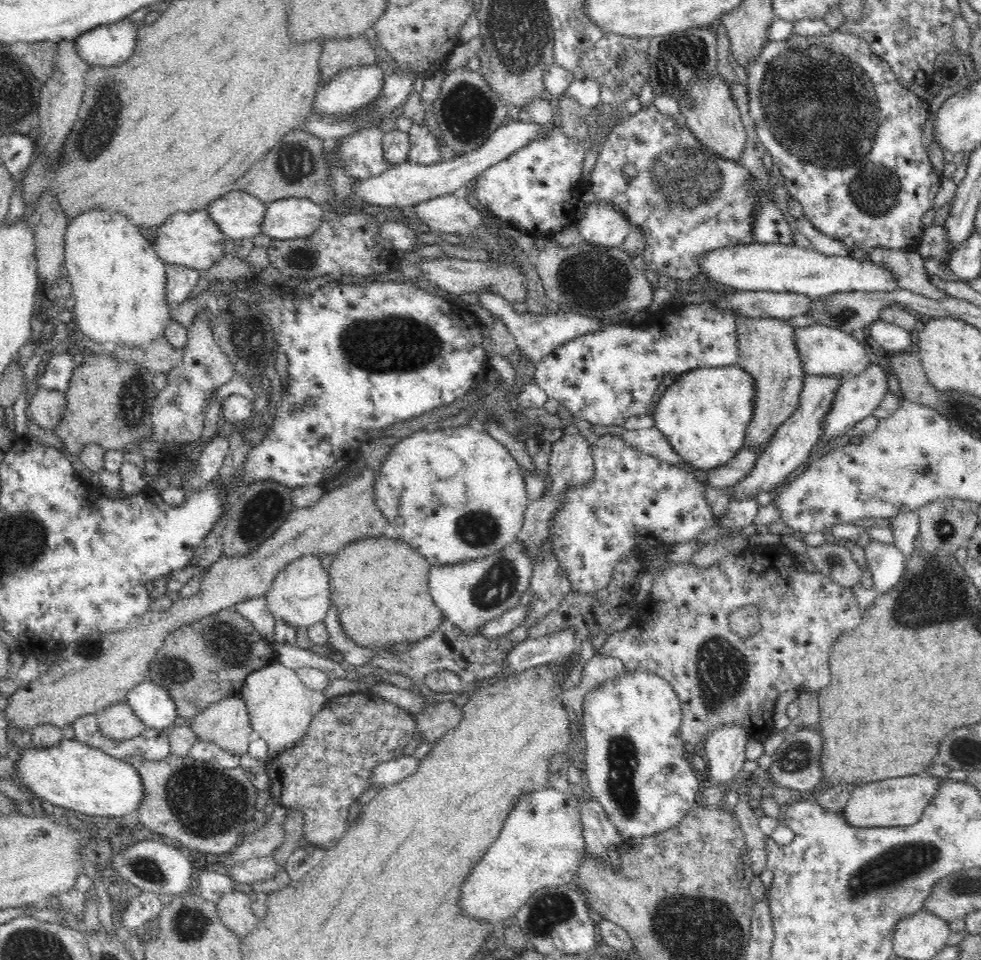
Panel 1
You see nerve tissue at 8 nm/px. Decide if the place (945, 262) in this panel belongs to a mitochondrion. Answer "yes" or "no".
no

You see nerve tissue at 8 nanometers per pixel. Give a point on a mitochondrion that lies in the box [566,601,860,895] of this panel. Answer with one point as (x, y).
(723, 672)

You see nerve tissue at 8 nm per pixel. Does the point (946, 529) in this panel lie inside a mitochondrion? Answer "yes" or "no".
yes

